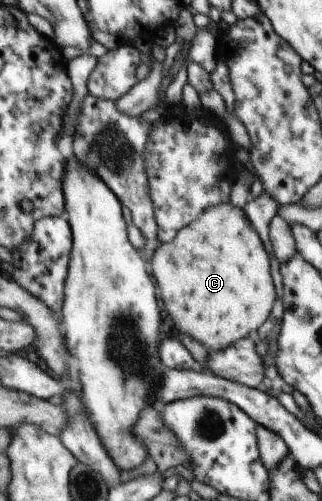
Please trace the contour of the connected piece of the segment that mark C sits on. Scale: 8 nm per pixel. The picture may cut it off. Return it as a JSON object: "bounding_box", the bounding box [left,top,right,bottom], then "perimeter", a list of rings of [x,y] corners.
{"bounding_box":[151,202,276,351],"perimeter":[[[230,202],[209,207],[193,224],[182,228],[174,241],[163,242],[154,254],[151,267],[160,297],[166,301],[176,327],[202,343],[207,351],[229,348],[252,331],[258,331],[276,303],[270,255],[247,213]]]}

